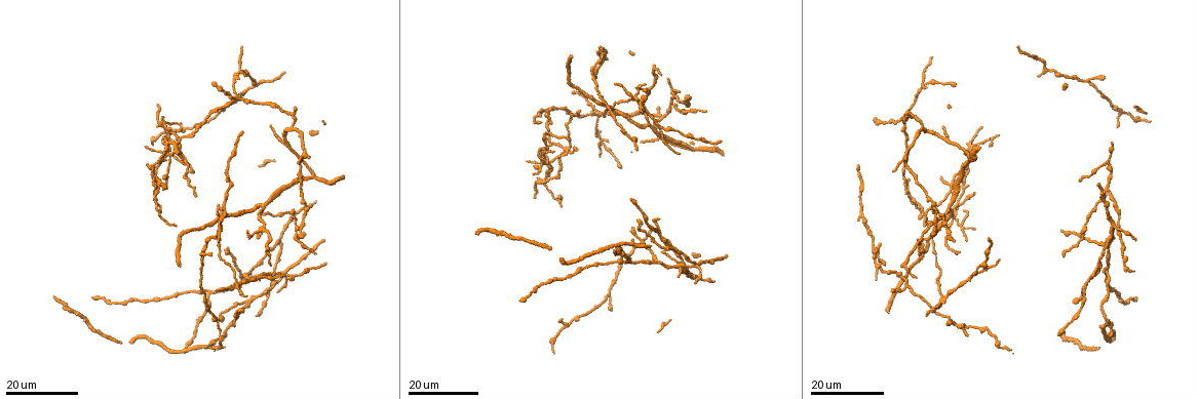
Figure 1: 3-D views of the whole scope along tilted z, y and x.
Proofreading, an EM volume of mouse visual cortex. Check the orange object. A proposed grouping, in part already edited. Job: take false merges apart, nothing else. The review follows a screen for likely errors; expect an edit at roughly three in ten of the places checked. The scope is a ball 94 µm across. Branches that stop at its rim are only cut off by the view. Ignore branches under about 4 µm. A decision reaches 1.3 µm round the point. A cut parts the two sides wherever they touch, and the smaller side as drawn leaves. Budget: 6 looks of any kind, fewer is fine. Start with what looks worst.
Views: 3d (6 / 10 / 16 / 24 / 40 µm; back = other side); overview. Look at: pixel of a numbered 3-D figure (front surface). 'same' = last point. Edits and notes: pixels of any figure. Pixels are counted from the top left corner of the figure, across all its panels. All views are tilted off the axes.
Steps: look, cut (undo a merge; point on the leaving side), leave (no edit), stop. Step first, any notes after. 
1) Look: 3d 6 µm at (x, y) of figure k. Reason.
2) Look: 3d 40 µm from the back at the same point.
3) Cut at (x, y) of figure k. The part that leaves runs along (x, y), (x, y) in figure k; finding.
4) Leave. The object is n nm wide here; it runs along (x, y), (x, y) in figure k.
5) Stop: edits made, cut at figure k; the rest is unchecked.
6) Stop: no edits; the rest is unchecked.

Look: 3d 16 µm at (943, 303) of figure 1. Two arms in line, one across.

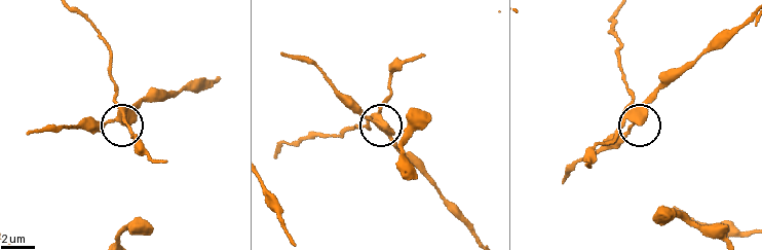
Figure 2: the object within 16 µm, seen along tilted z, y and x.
Look: 3d 10 µm at (636, 120) of figure 2.

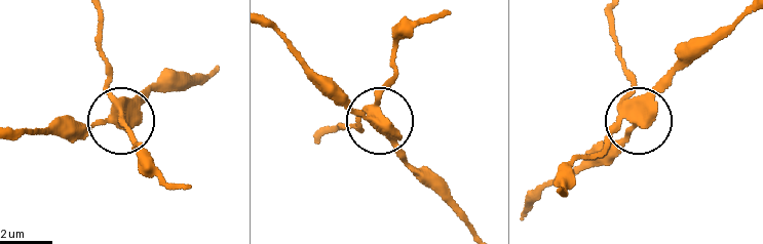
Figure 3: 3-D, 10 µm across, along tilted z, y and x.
Cut at (106, 70) of figure 3. The object is 390 nm wide here; the part that leaves runs along (116, 97), (108, 83), (97, 10) in figure 3; two cells meet here.

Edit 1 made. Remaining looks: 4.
Look: 3d 24 µm at (945, 224) of figure 1.

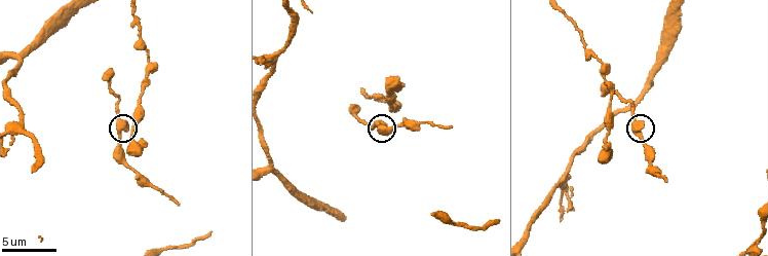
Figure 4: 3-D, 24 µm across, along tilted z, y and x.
Look: 3d 10 µm at (635, 125) of figure 4.

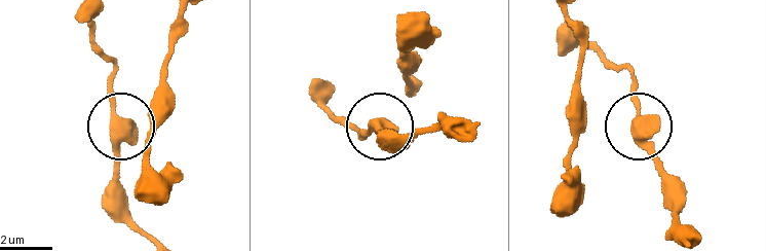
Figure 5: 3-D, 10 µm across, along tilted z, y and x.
Leave. Continuous, no second cell.

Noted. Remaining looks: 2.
Stop: edits made, cut at figure 3; the rest is unchecked.

